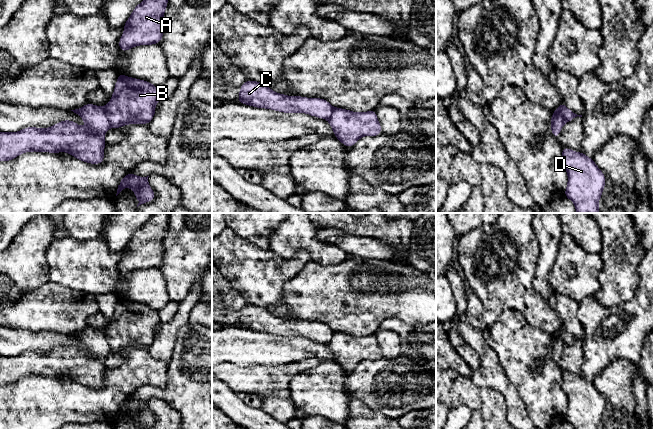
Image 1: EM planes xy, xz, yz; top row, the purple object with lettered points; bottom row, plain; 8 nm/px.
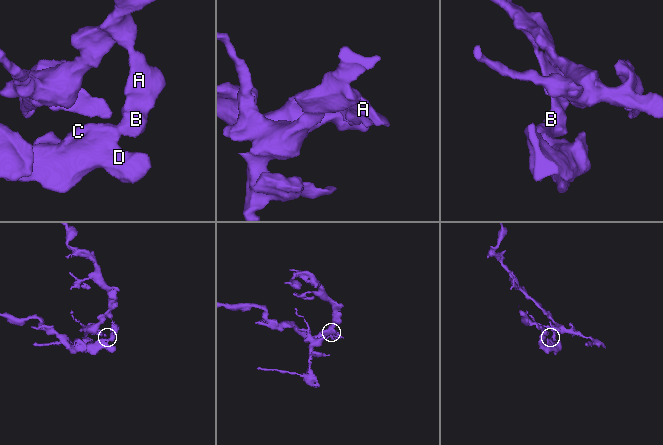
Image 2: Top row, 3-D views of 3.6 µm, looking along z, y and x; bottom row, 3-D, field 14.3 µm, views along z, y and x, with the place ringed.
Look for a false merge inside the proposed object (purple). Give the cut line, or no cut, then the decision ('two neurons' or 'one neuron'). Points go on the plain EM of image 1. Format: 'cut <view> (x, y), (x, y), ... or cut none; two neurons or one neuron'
cut xy (103, 332), (106, 343), (111, 350); two neurons

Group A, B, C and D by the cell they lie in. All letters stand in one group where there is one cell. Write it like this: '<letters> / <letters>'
A B / C D

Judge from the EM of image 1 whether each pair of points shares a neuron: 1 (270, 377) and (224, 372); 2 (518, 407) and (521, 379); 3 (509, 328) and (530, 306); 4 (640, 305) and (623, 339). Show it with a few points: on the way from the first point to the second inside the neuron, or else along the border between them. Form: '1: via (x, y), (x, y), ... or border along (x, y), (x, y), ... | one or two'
1: via (259, 377), (235, 377) | one
2: border along (506, 375), (507, 379), (517, 390), (529, 416) | two
3: border along (522, 314), (505, 309), (498, 318) | two
4: via (640, 313), (626, 331) | one

